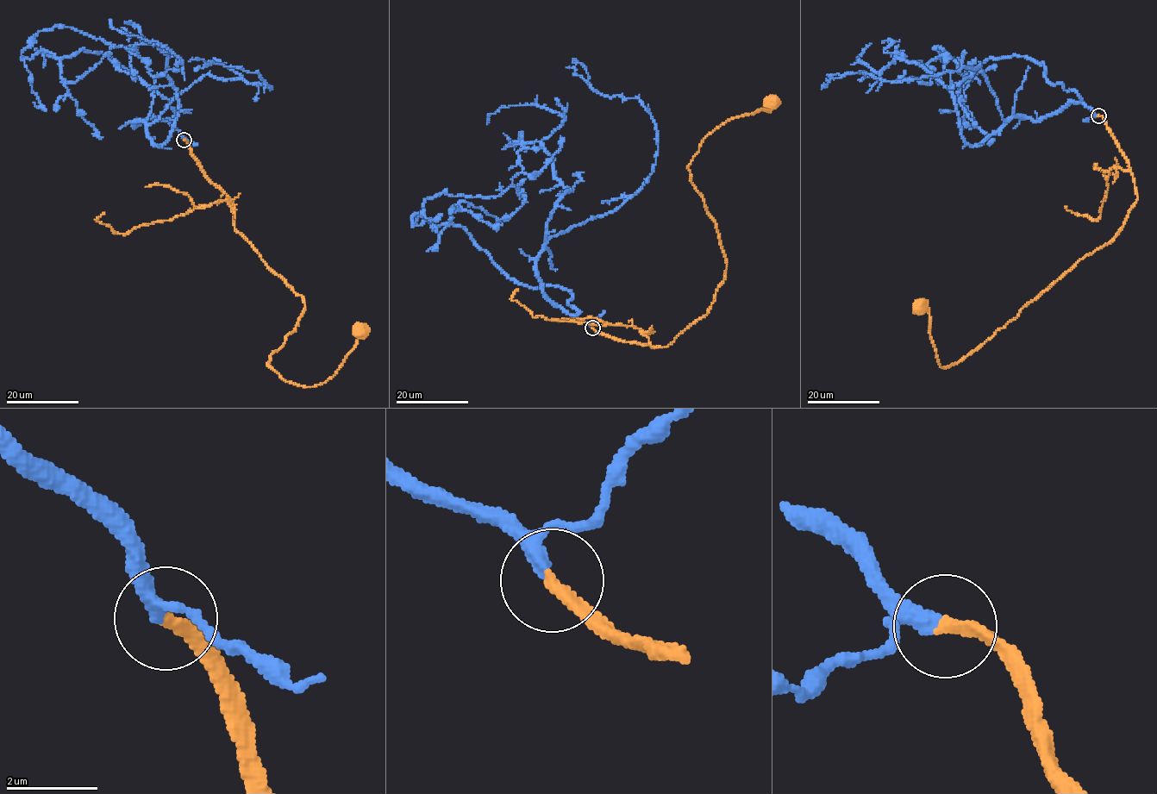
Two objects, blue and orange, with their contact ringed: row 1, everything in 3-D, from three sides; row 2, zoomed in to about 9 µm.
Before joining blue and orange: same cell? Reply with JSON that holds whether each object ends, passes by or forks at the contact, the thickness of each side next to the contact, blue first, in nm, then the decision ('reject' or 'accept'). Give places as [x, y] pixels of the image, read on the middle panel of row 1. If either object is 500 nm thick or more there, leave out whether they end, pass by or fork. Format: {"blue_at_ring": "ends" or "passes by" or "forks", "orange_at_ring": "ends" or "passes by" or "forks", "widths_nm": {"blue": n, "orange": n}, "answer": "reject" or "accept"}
{"blue_at_ring": "passes by", "orange_at_ring": "ends", "widths_nm": {"blue": 240, "orange": 320}, "answer": "accept"}

